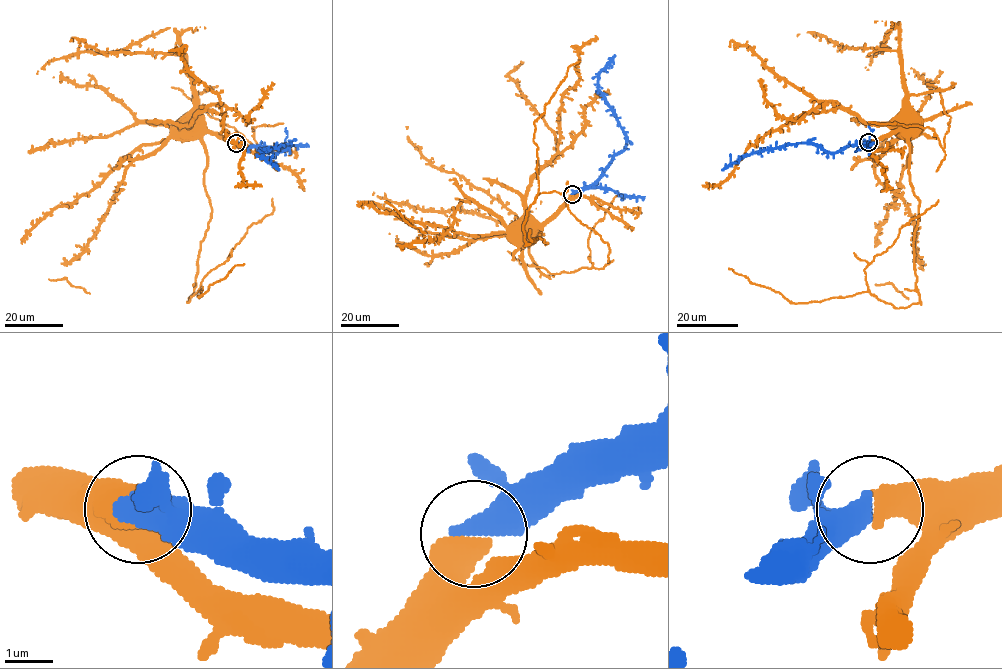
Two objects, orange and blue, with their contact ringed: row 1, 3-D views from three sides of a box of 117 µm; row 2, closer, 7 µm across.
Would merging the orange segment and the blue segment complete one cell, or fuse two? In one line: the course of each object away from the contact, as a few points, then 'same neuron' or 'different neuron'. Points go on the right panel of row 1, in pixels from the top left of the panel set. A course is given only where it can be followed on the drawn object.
orange via (868, 142), (906, 136), (919, 201), (918, 302), (897, 308), (865, 291), (792, 303), (729, 268) | blue via (867, 142), (850, 145), (837, 152), (828, 152), (815, 144), (788, 143), (741, 156), (722, 170) | same neuron

